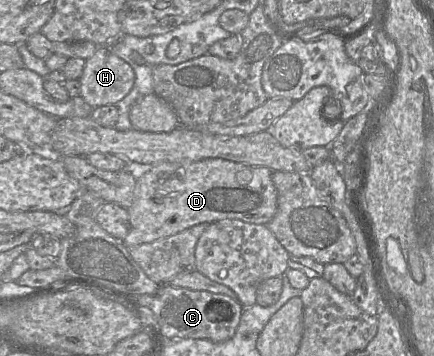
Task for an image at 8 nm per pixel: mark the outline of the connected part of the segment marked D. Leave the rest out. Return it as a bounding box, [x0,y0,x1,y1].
[122,158,277,247]

